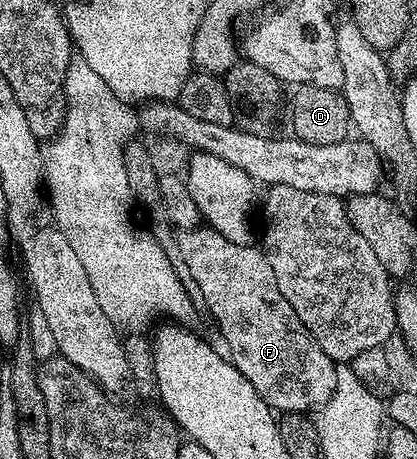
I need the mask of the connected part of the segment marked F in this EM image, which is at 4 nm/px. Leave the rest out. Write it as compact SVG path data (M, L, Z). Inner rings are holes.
M206 224L193 230L175 230L175 239L181 260L185 260L185 268L189 268L189 276L197 280L198 297L203 297L212 320L219 325L219 334L227 345L230 362L241 376L245 376L245 380L249 380L249 384L253 384L253 388L257 388L257 396L261 396L261 400L265 400L275 412L311 412L326 404L337 388L337 363L321 352L317 340L313 340L305 324L301 324L289 300L281 296L273 268L269 268L269 260L262 249L255 244L233 244L233 240L225 240L221 232Z

